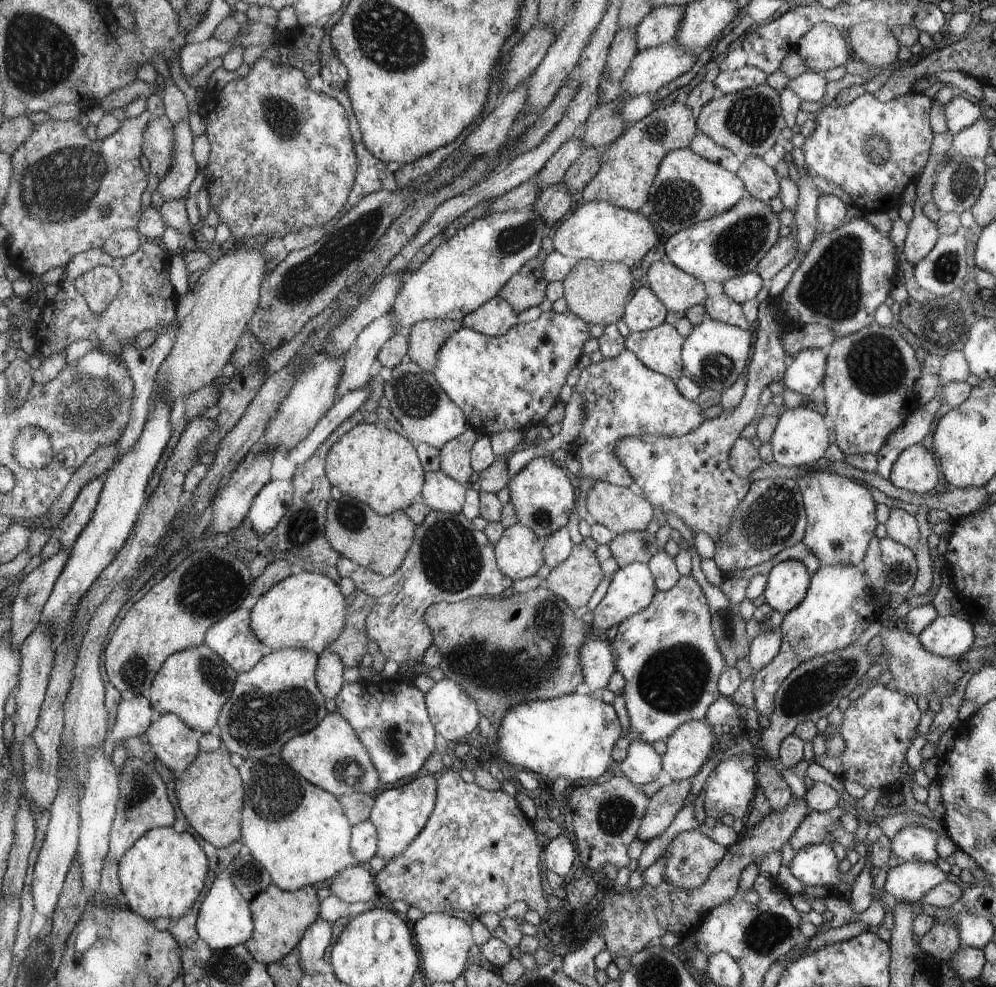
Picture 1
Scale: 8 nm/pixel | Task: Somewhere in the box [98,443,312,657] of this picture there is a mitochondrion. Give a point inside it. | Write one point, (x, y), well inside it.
(197, 594)

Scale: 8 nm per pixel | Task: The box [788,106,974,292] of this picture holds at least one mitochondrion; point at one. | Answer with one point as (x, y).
(873, 145)

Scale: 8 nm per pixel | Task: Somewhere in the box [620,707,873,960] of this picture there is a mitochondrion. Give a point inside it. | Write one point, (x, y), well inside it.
(767, 931)

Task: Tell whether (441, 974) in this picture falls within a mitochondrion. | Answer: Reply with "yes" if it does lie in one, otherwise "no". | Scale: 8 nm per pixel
no

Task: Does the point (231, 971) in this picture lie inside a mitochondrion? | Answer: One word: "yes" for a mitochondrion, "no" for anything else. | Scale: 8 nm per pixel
yes

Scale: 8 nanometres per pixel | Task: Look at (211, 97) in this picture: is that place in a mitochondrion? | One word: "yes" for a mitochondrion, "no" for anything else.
no

